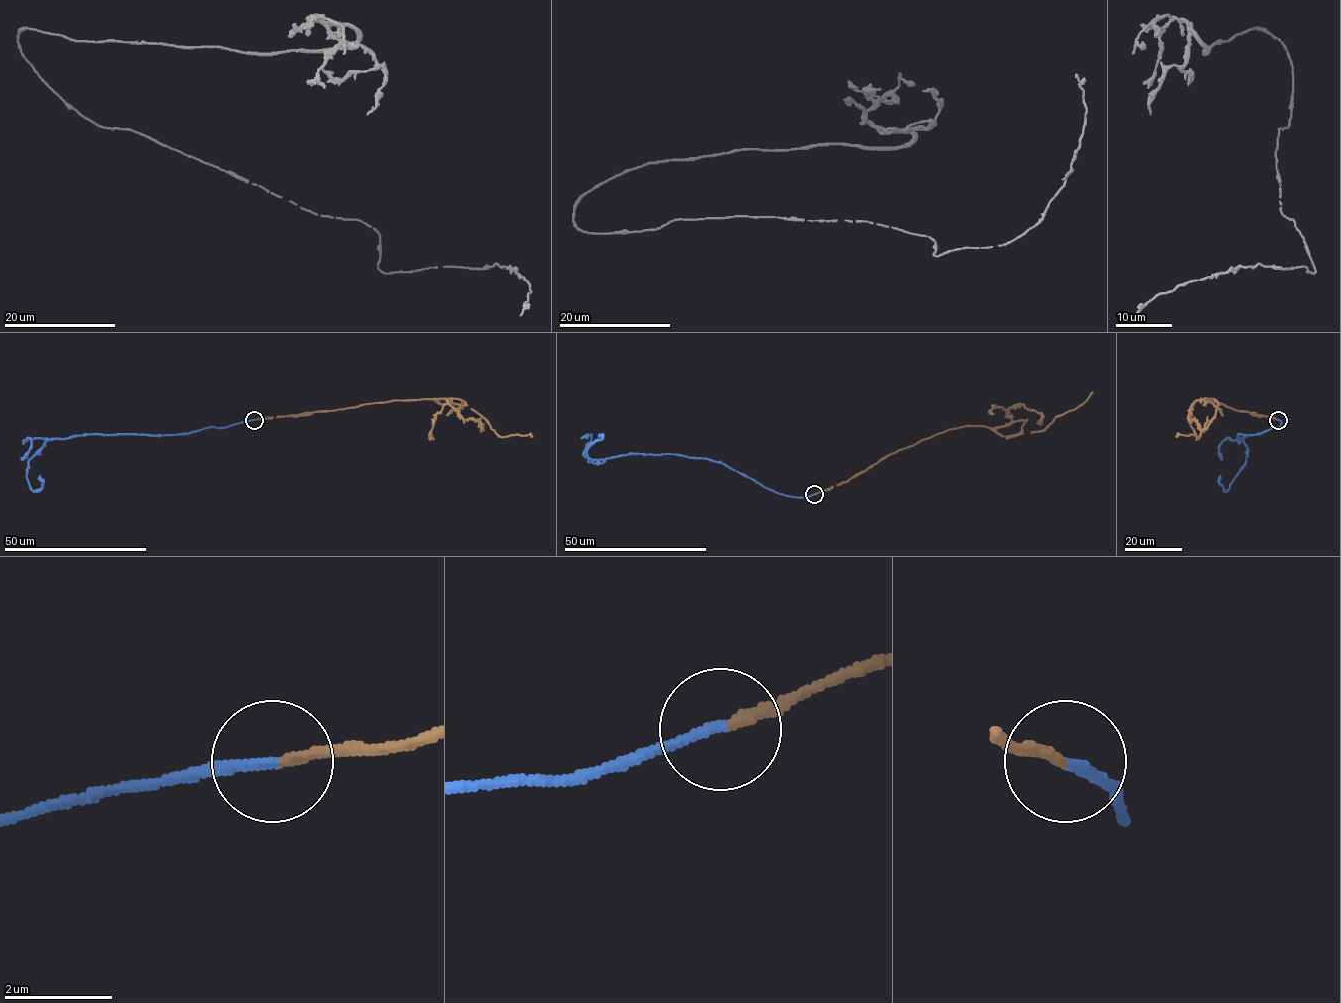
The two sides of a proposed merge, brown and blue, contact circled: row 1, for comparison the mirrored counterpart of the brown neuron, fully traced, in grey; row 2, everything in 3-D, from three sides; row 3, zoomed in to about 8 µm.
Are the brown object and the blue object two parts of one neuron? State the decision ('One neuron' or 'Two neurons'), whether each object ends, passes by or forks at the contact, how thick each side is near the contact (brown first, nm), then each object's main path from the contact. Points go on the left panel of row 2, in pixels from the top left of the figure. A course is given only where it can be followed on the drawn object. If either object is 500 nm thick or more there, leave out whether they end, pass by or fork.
One neuron. At the ring brown ends. At the ring blue ends. Thickness 200 nm (brown) against 190 nm. Course of brown: (254, 419), (451, 398), (462, 418), (477, 420), (482, 429), (484, 419), (502, 437), (532, 436). Course of blue: (254, 419), (182, 434), (73, 435), (51, 439), (29, 460), (26, 478), (33, 490), (42, 486), (39, 475)

